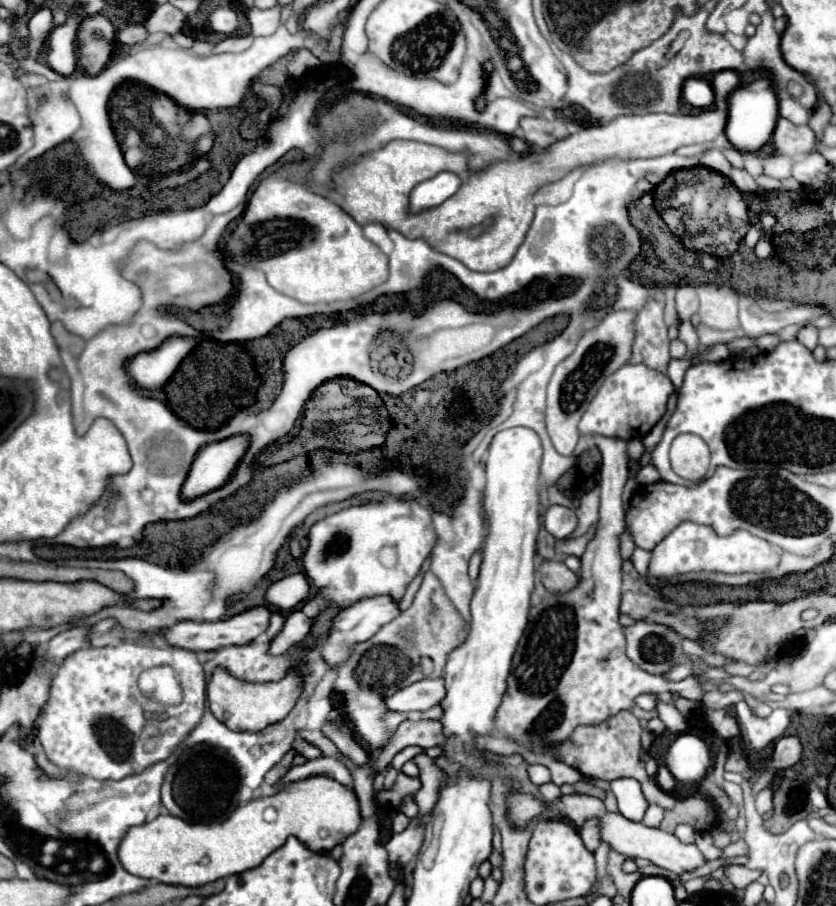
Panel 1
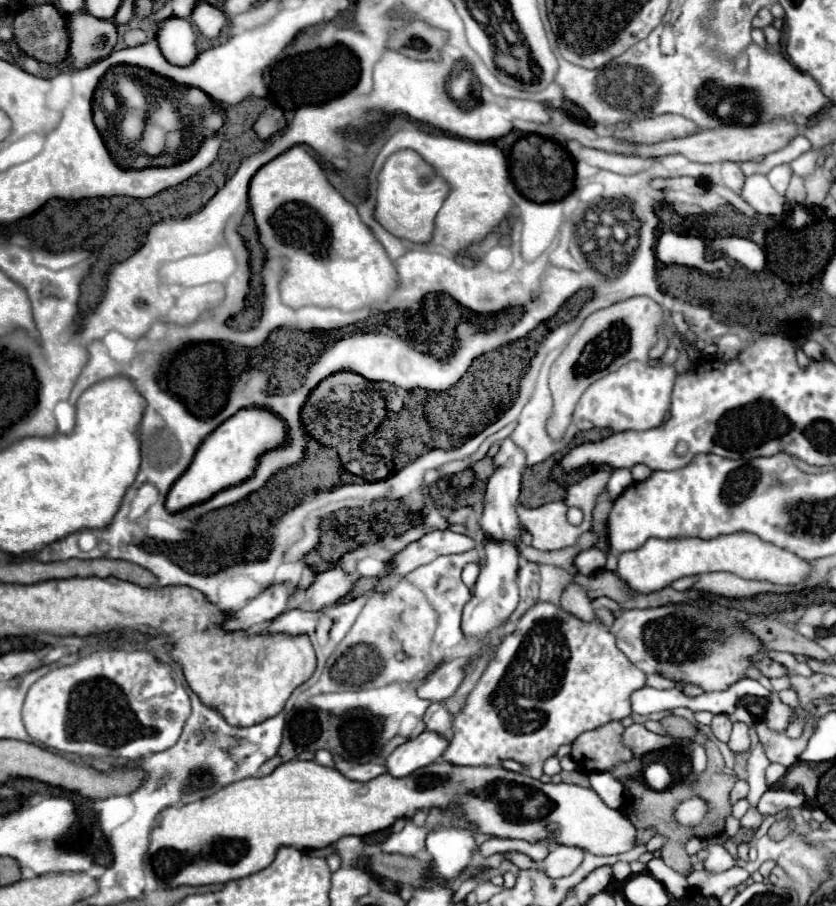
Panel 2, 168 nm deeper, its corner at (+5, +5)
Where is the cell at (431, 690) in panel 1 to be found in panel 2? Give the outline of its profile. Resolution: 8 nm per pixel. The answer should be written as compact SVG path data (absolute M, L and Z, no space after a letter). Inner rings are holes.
M459 657L449 663L439 665L427 677L427 681L417 689L417 695L427 701L443 701L443 699L451 697L463 681L463 661L467 661L467 659Z

